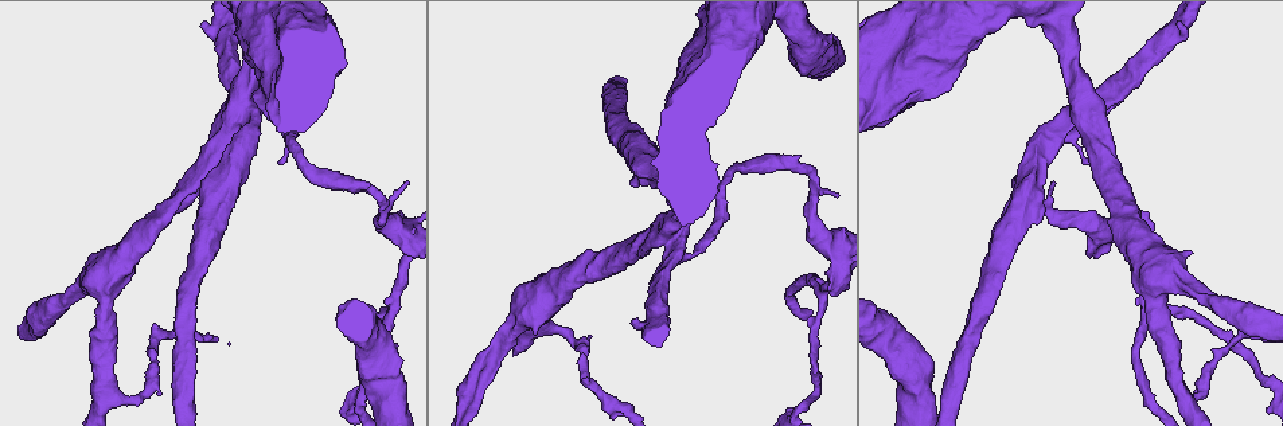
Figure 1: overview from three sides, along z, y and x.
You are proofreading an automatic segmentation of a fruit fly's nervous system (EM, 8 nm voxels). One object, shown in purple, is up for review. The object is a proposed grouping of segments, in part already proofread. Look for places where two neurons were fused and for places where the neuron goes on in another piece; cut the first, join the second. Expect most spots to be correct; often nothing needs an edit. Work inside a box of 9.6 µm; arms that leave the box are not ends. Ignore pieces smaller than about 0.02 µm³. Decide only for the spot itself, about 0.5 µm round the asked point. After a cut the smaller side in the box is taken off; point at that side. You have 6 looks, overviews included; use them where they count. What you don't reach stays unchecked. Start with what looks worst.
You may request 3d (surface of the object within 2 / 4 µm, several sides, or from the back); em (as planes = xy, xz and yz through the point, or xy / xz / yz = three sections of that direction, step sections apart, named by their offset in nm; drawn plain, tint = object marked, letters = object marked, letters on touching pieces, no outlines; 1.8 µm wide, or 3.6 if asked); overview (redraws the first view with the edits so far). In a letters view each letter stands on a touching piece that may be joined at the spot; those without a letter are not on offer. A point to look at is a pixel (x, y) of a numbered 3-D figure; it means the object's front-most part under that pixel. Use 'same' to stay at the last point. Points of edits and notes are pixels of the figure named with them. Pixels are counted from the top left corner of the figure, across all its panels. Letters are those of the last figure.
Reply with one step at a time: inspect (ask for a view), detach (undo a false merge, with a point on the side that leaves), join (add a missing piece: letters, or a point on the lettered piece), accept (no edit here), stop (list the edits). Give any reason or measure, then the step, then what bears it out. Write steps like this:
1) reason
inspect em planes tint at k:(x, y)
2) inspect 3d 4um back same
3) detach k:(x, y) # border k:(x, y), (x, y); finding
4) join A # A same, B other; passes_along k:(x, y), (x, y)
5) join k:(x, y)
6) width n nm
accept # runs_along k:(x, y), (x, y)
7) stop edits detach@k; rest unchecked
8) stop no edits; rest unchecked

a narrow waist
inspect 3d 4um at 1:(1084, 101)

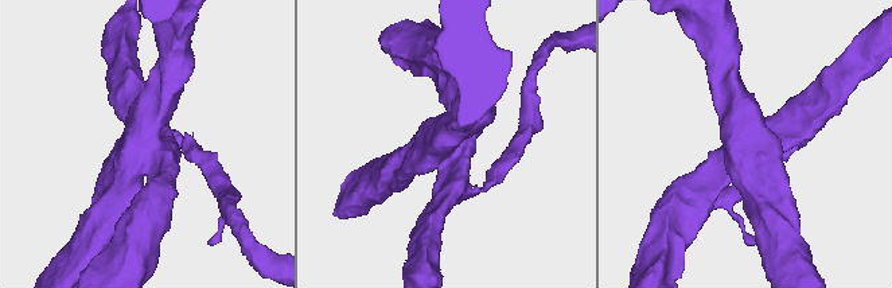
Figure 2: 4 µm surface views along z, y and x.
inspect em 3.6um yz step 8 plain at 2:(449, 144)

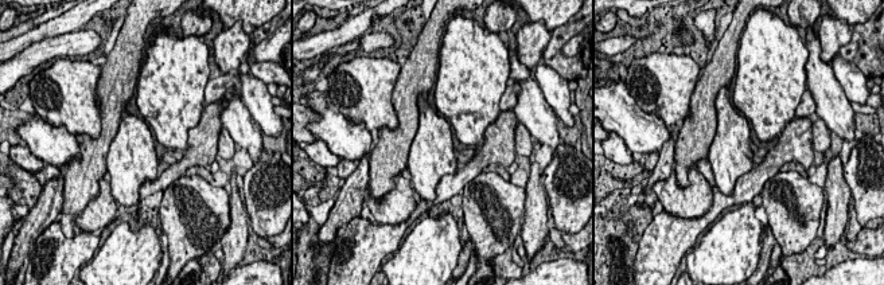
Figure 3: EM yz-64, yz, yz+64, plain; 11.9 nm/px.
inspect em 3.6um yz step 8 letters same

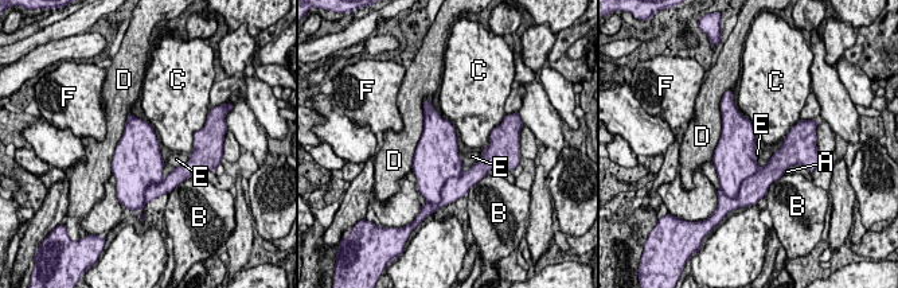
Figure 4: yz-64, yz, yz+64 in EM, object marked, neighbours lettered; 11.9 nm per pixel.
width 440 nm
detach 4:(455, 189) # A other, B other, C other, D other, E other, F other; border 4:(463, 172), (451, 176), (440, 191); two neurons meet here

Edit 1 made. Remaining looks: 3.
inspect overview

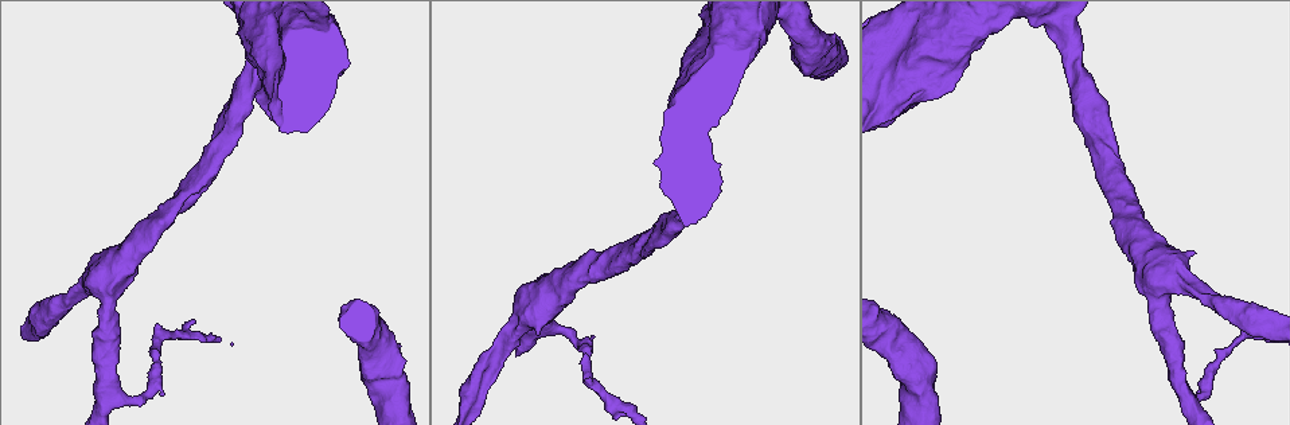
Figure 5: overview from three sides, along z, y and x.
branch stops here
inspect em xz step 4 plain at 5:(1192, 251)

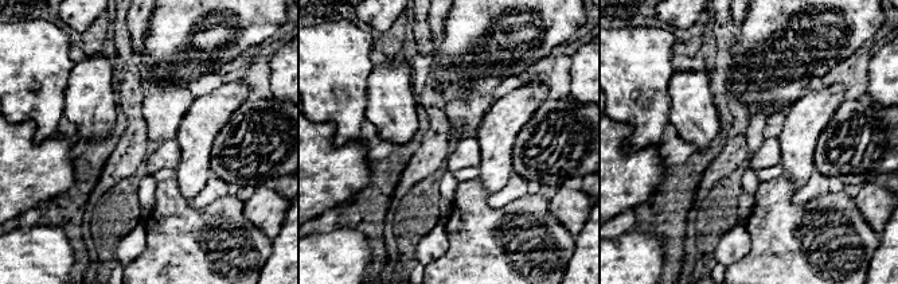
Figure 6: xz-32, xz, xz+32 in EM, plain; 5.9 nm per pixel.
inspect em xz step 4 letters same

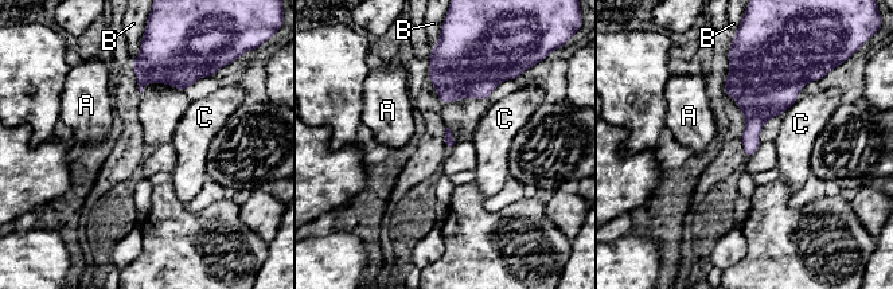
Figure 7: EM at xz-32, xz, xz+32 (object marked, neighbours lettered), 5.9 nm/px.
accept # A other, B other, C other; border 7:(186, 90), (145, 84), (140, 94); no lettered piece goes on from it

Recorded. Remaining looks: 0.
stop edits detach@4; rest unchecked

